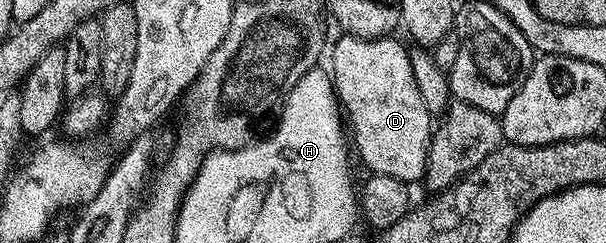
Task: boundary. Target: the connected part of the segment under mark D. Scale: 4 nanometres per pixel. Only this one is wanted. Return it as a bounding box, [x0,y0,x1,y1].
[333,35,435,183]

